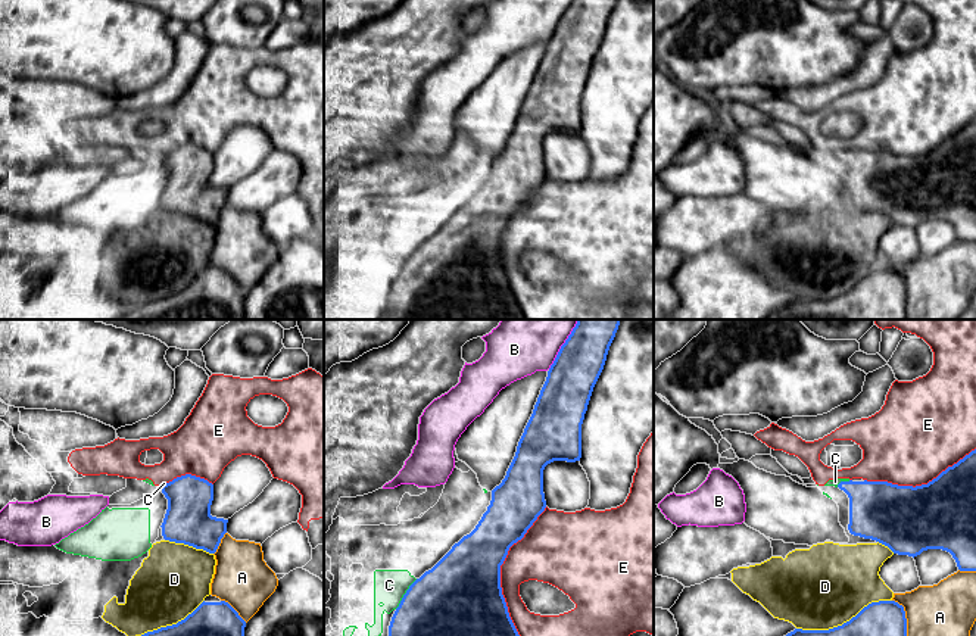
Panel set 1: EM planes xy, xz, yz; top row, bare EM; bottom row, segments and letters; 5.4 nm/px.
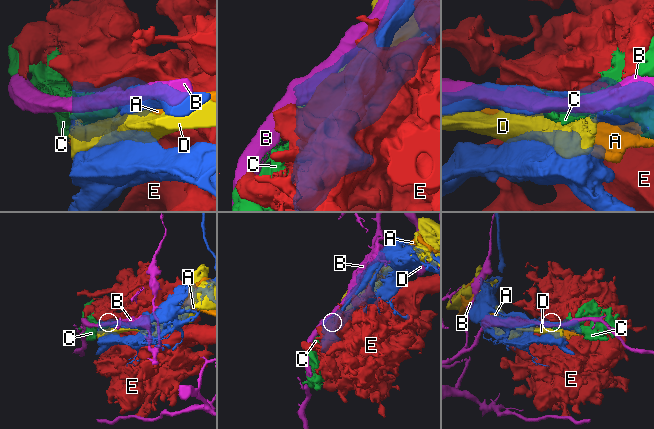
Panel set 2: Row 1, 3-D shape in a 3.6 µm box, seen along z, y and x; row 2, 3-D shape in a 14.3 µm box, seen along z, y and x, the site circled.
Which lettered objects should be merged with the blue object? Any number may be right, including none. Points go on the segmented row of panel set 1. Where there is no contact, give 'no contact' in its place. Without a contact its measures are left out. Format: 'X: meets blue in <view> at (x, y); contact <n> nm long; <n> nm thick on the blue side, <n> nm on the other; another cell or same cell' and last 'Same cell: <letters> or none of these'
A: meets blue in yz at (904, 616); contact 220 nm long; 190 nm thick on the blue side, 300 nm on the other; another cell
B: meets blue in xz at (563, 345); contact 320 nm long; 260 nm thick on the blue side, 380 nm on the other; another cell
C: meets blue in xz at (405, 594); contact 200 nm long; 400 nm thick on the blue side, 180 nm on the other; same cell
D: meets blue in yz at (844, 623); contact 550 nm long; 190 nm thick on the blue side, 460 nm on the other; another cell
E: meets blue in xz at (499, 570); contact 700 nm long; 440 nm thick on the blue side, 280 nm on the other; another cell
Same cell: C

